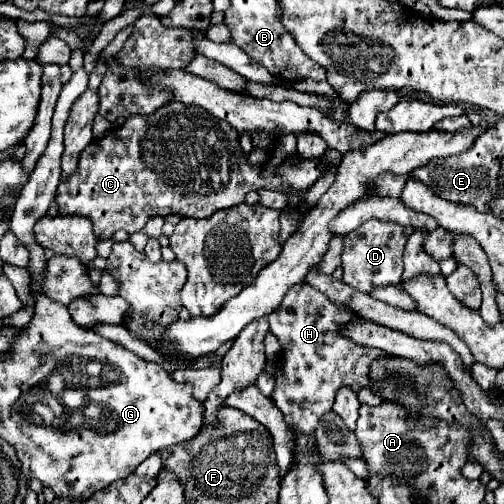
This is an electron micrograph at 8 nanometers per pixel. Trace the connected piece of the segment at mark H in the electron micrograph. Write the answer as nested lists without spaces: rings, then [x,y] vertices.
[[[295,284],[295,288],[291,288],[287,292],[287,296],[283,298],[283,304],[271,312],[269,316],[269,330],[277,336],[279,344],[281,344],[281,362],[279,362],[279,372],[275,374],[275,388],[271,394],[271,400],[275,402],[275,406],[283,412],[287,426],[291,426],[295,432],[301,434],[313,434],[317,428],[319,418],[331,410],[335,396],[339,392],[339,388],[347,386],[353,392],[359,392],[361,388],[371,384],[371,360],[379,360],[379,356],[387,354],[383,350],[377,348],[367,348],[367,346],[359,346],[359,344],[343,344],[343,336],[341,330],[353,322],[357,316],[351,316],[351,312],[347,312],[347,308],[343,308],[343,304],[335,304],[331,300],[327,300],[327,296],[323,296],[323,292],[311,288],[309,284]]]

